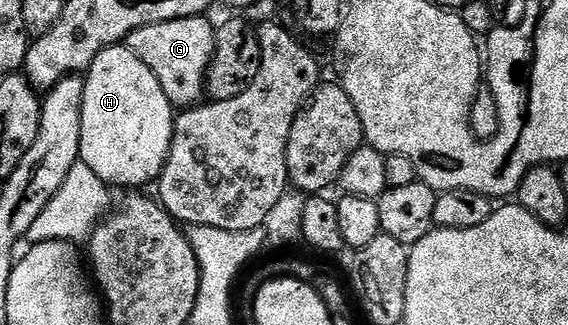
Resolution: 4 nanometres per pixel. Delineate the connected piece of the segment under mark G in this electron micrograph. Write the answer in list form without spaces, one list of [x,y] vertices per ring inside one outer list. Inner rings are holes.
[[[204,16],[166,20],[138,28],[126,39],[128,50],[158,76],[173,107],[191,108],[205,101],[208,69],[216,51],[216,26],[208,20]]]

